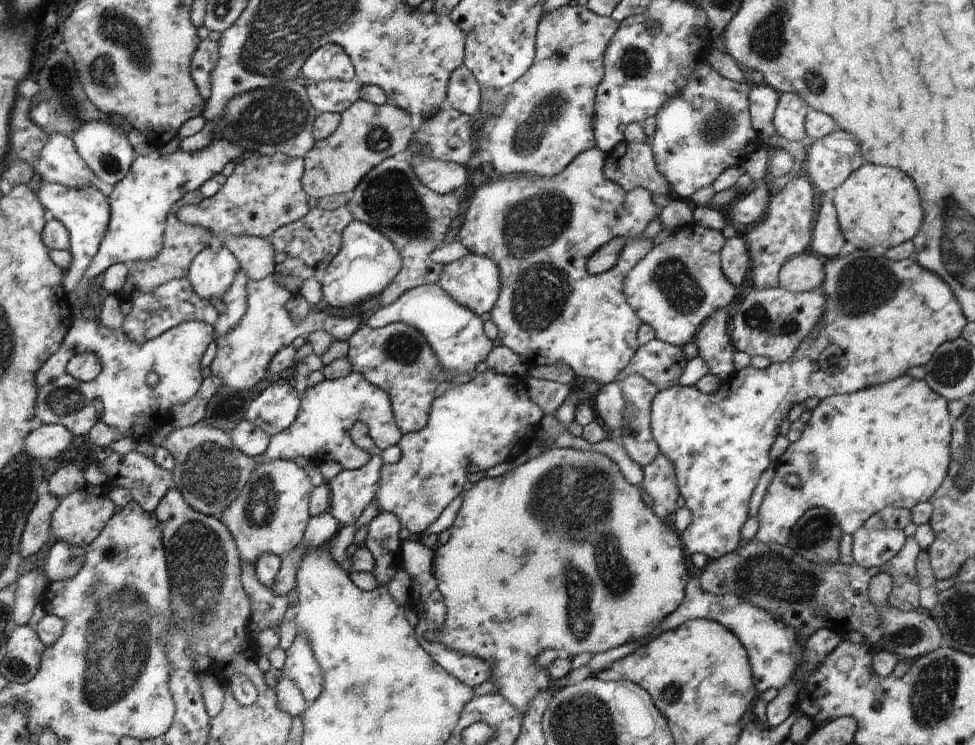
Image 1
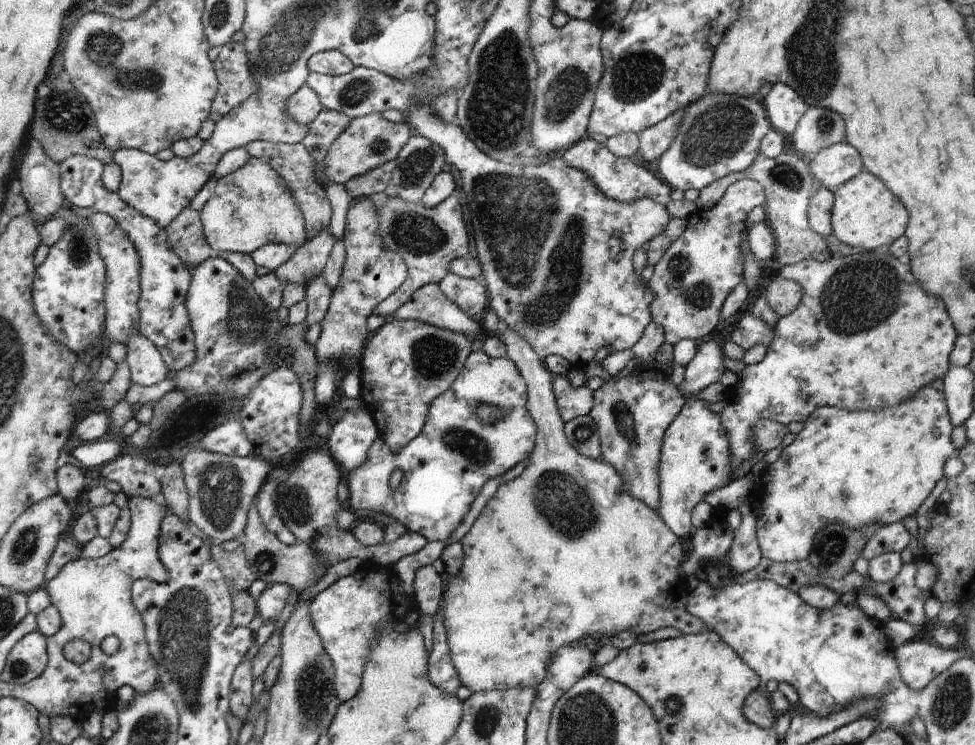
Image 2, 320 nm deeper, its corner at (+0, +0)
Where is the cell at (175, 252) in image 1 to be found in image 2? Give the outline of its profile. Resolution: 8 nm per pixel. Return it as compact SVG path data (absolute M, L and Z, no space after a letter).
M184 207L180 214L165 228L169 245L185 264L186 268L196 267L206 259L216 257L216 251L208 244L199 212Z

